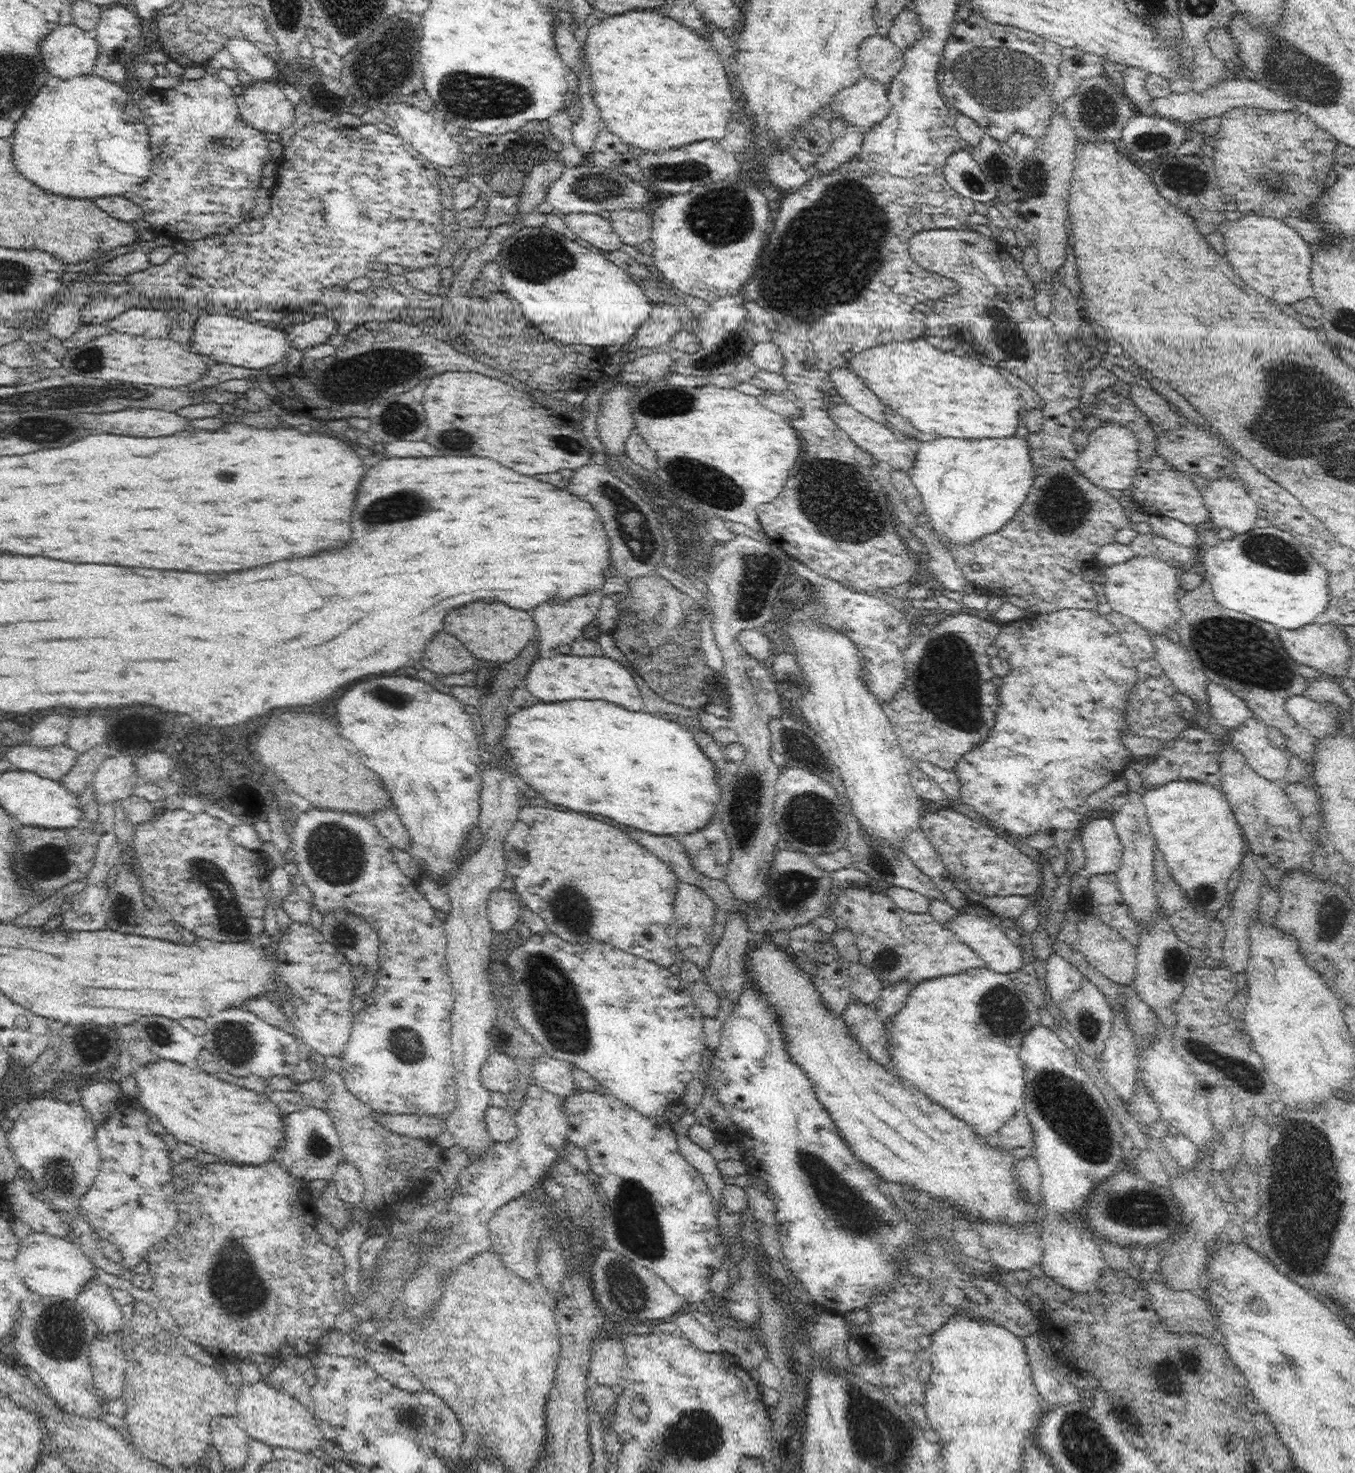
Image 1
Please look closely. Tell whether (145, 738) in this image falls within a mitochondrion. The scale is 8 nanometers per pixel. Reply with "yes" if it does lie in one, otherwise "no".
no

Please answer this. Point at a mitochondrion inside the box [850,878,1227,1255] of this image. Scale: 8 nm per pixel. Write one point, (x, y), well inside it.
(1062, 1103)

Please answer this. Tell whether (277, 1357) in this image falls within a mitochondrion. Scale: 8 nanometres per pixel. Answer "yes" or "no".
no

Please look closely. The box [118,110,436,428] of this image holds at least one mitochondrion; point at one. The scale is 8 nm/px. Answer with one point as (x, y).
(217, 143)

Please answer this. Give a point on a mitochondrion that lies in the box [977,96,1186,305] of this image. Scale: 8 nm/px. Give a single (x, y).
(1146, 144)

